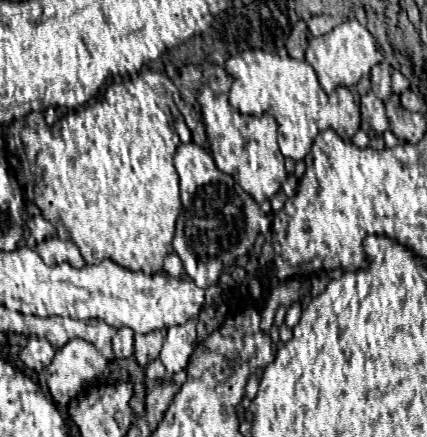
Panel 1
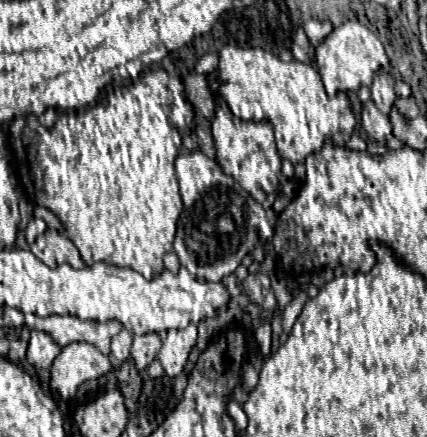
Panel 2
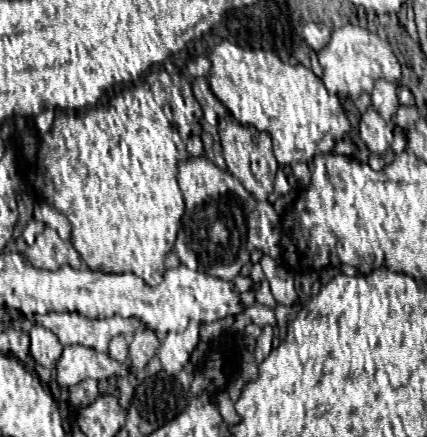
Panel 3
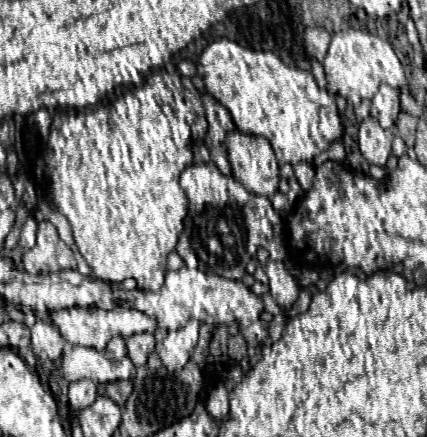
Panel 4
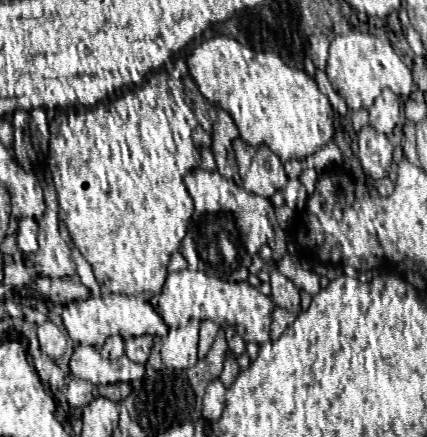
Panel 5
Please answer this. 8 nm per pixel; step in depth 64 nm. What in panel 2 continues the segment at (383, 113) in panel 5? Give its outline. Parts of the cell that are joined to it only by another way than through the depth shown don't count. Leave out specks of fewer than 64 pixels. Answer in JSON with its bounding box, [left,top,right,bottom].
[372,70,396,116]

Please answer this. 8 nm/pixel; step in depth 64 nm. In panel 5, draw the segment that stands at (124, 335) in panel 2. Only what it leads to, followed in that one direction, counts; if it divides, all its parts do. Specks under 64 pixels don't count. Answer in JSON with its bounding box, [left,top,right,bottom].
[100,336,124,360]

